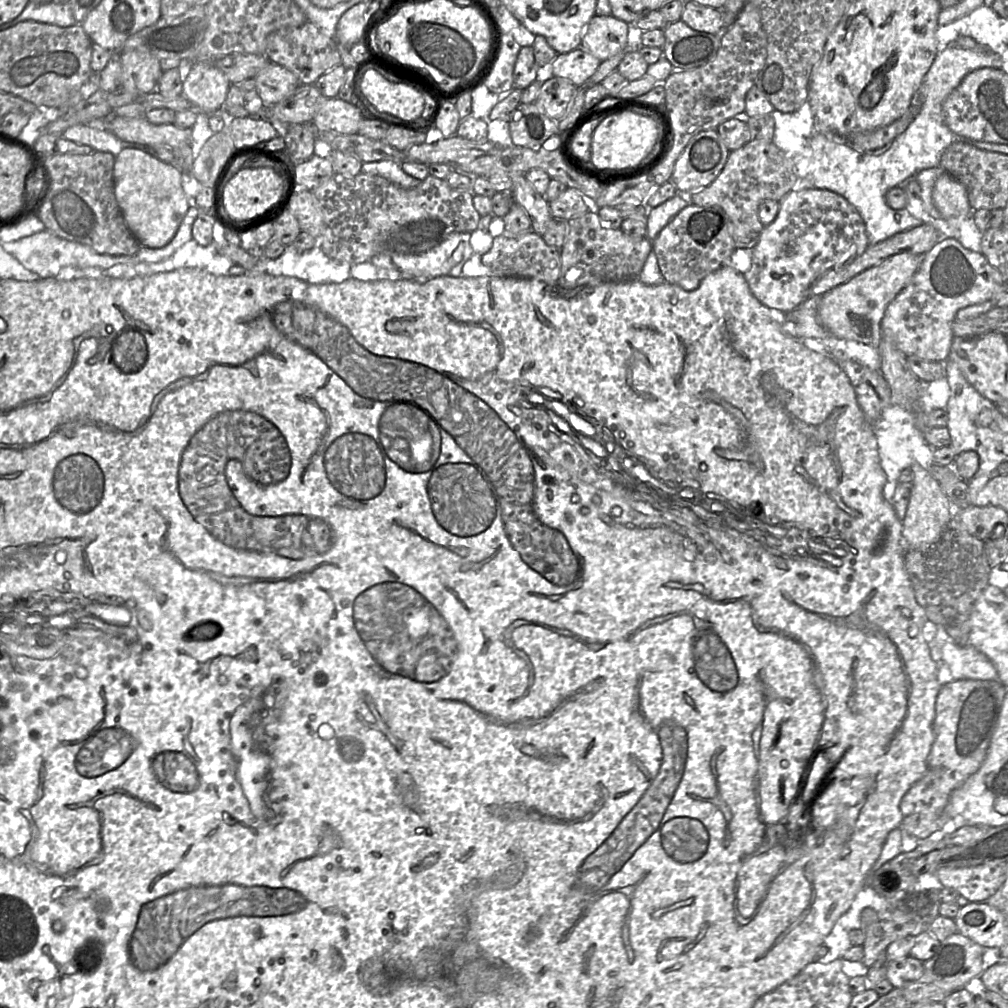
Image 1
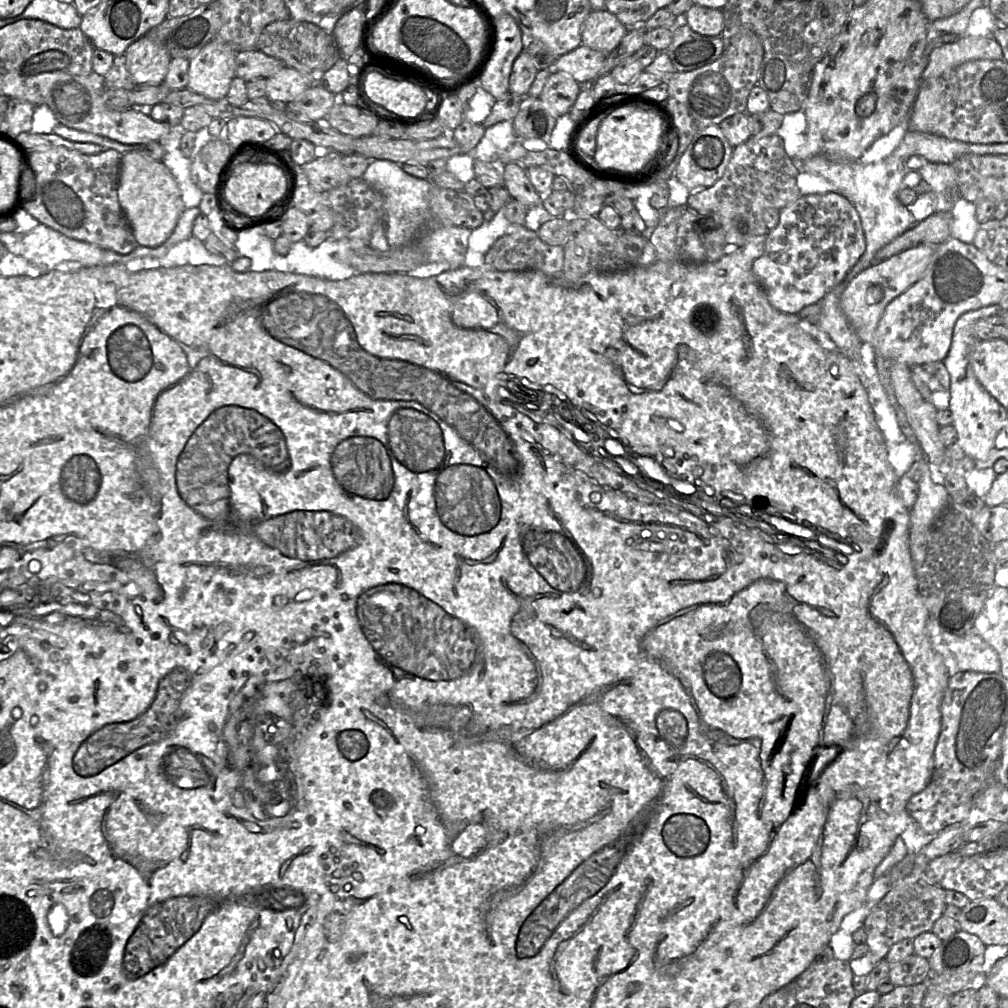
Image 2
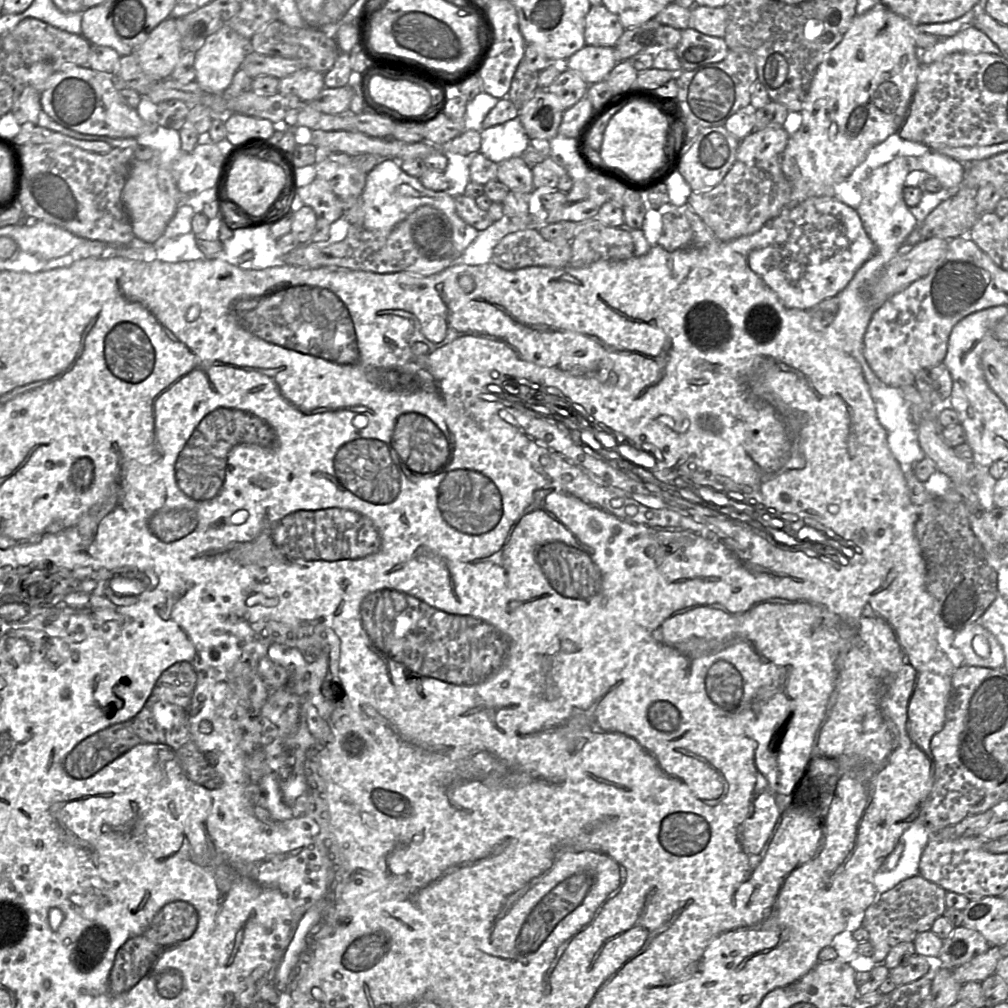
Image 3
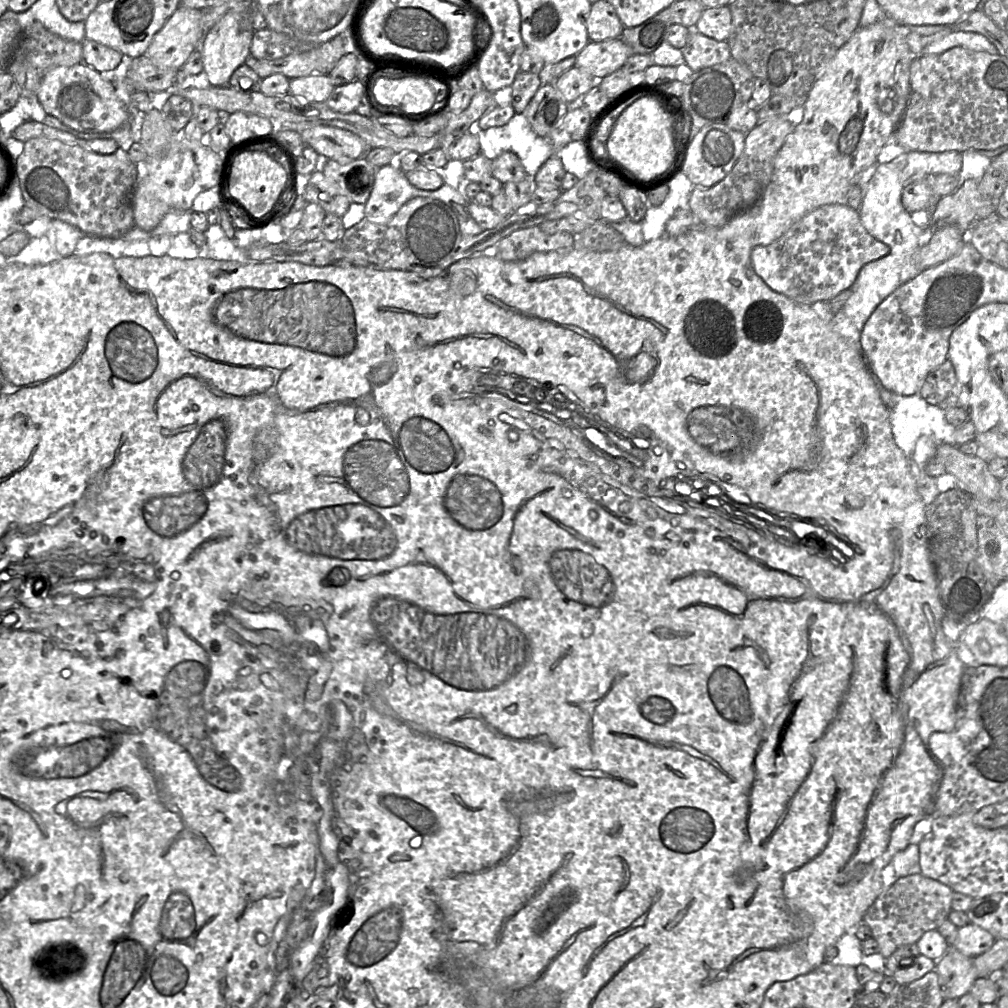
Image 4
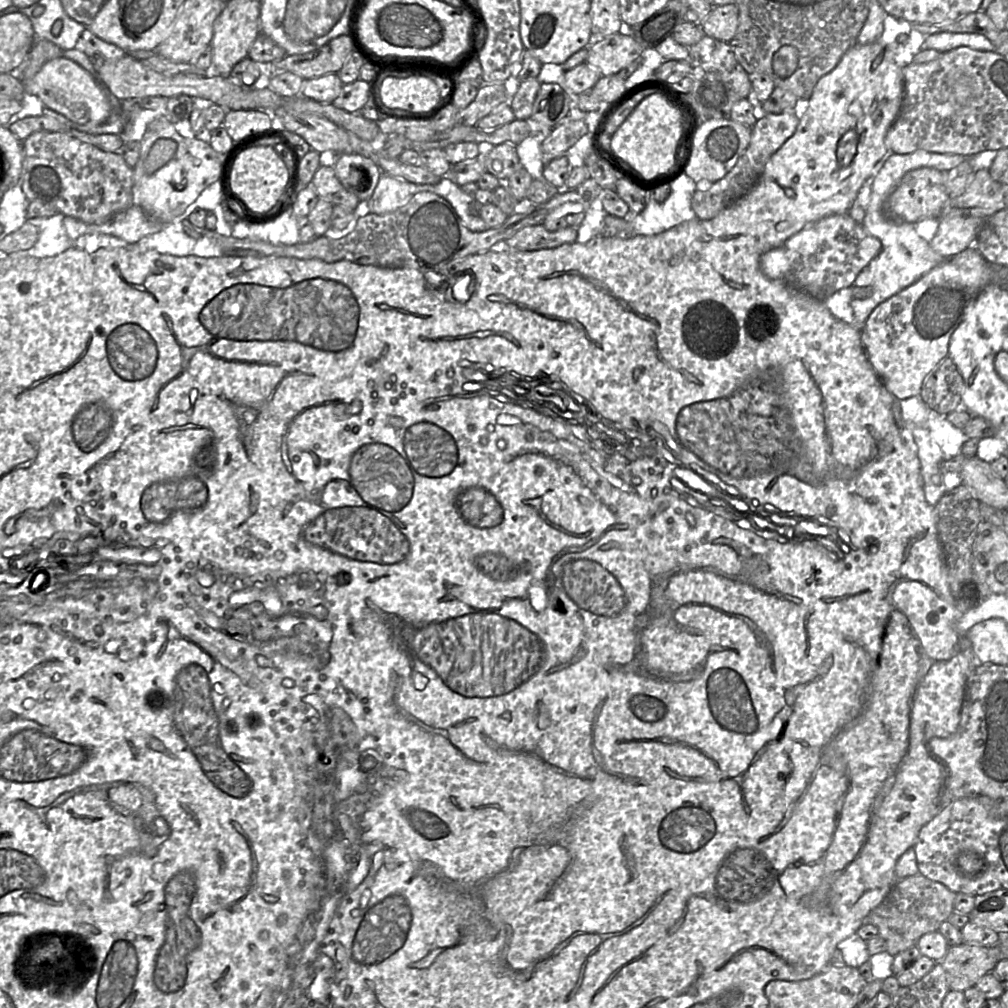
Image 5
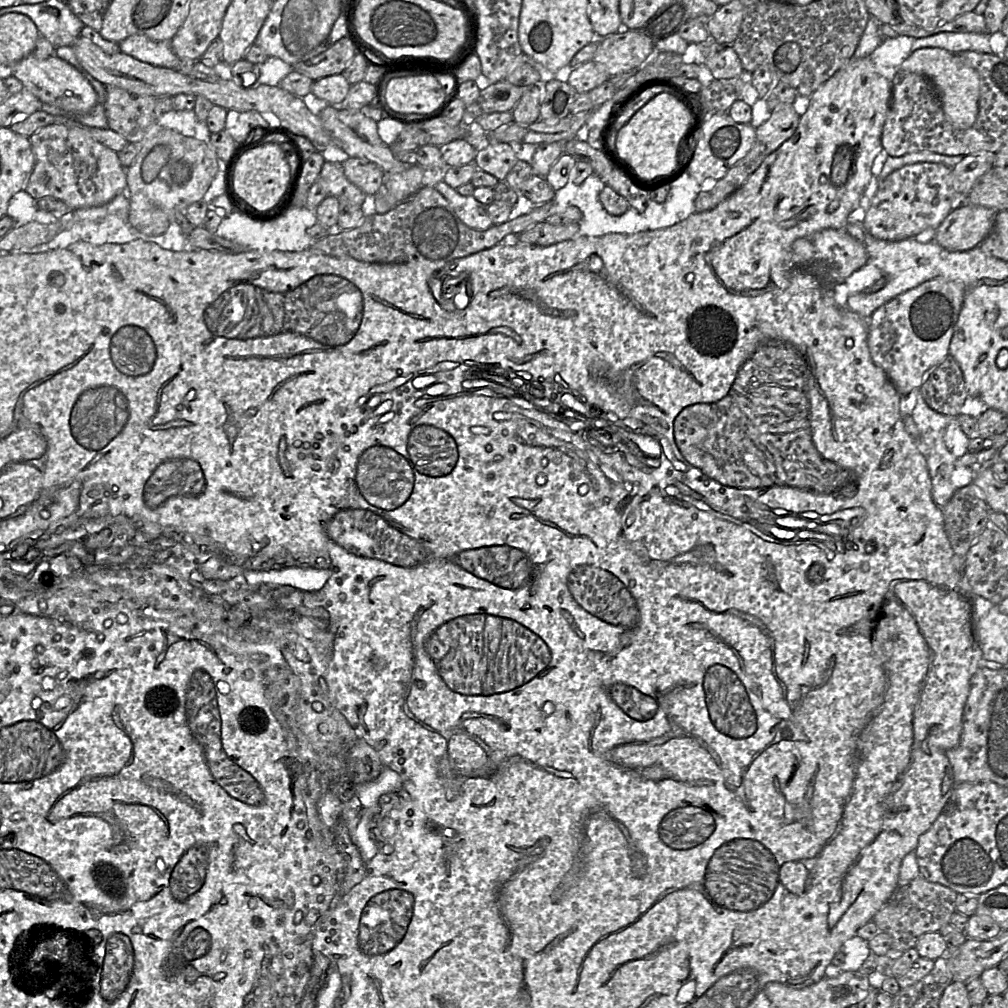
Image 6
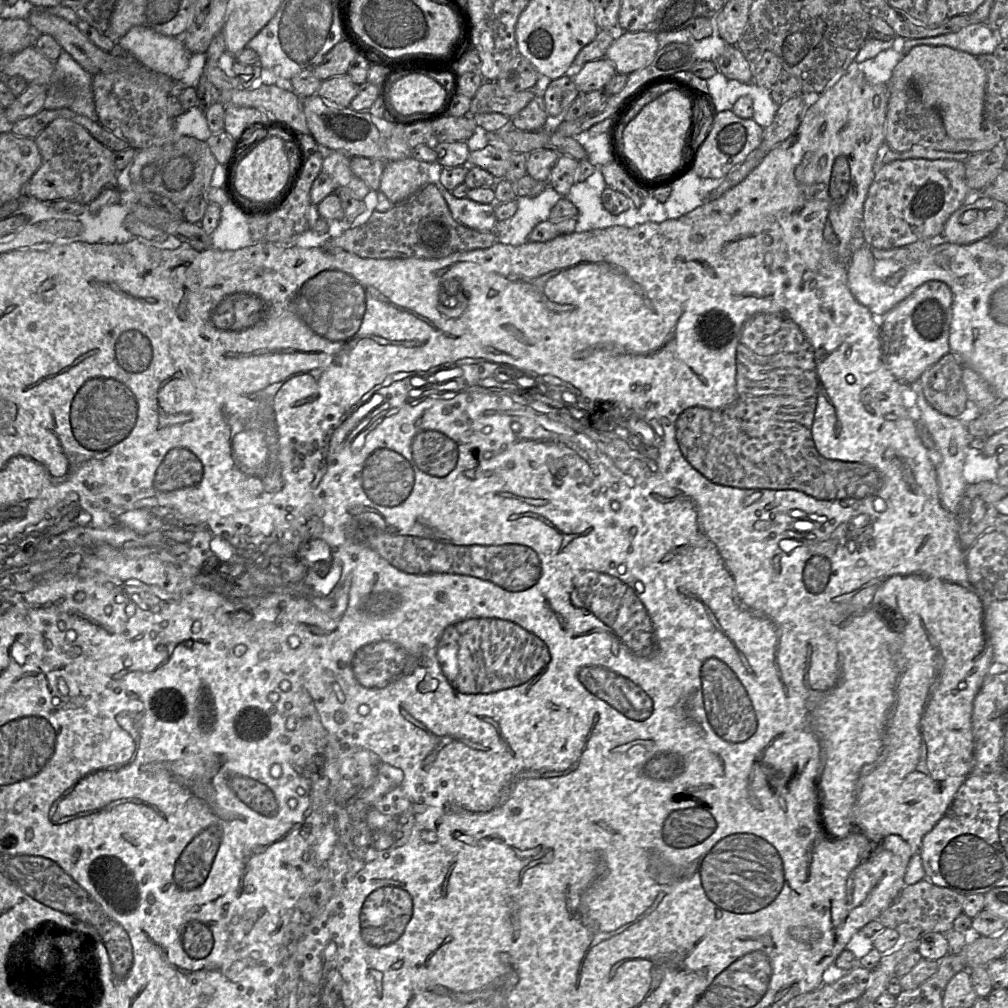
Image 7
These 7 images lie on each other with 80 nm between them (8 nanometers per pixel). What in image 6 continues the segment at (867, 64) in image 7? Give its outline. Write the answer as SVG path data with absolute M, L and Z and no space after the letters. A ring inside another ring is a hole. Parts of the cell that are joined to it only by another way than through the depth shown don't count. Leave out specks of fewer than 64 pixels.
M904 35L884 39L882 44L869 56L876 71L892 82L901 64L913 52L912 44L915 40L914 37Z

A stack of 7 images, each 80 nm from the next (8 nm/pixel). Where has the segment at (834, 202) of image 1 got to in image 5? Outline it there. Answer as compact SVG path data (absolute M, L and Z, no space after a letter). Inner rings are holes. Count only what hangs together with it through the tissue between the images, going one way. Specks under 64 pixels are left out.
M848 213L835 214L805 227L781 246L764 253L760 257L760 268L770 279L784 281L816 299L825 300L836 291L851 287L857 275L881 252L881 249L881 242L868 234L862 224Z

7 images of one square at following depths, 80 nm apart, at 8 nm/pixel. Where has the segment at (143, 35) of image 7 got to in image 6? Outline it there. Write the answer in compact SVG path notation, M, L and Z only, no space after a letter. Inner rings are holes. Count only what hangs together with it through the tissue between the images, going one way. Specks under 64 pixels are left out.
M136 34L118 44L121 52L142 62L176 70L182 68L182 61L172 50L170 41L154 41Z

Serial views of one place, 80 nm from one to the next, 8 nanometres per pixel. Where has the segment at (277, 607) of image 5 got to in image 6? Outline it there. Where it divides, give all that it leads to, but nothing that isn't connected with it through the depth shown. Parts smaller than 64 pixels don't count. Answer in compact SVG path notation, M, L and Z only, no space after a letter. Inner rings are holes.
M290 567L261 573L244 573L252 589L260 587L292 586L303 591L317 591L323 587L328 572L322 568Z

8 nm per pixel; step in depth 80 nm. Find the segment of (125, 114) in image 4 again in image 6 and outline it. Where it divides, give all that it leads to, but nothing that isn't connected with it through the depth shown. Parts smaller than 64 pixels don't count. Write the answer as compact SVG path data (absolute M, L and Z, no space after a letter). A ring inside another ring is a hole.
M33 54L11 66L11 75L21 81L24 89L34 94L43 104L49 104L71 113L88 113L98 103L97 93L74 66L52 55L38 59Z

